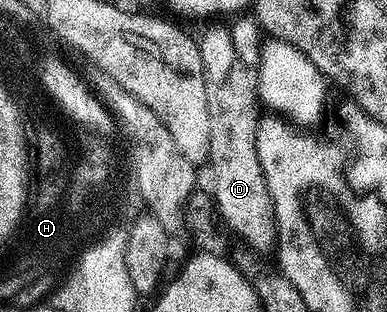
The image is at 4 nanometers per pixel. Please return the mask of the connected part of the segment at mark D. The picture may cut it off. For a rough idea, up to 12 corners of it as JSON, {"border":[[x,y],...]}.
{"border":[[227,29],[199,41],[218,214],[274,250],[259,78]]}

